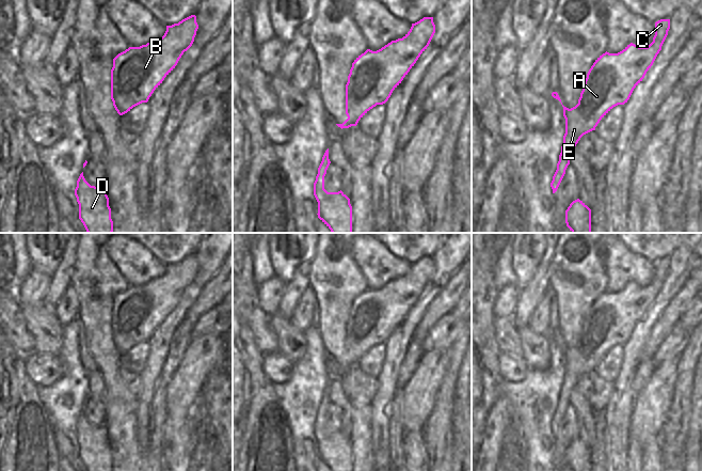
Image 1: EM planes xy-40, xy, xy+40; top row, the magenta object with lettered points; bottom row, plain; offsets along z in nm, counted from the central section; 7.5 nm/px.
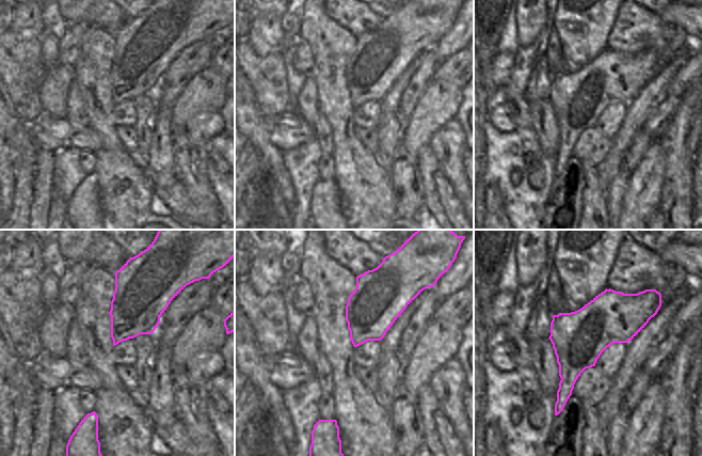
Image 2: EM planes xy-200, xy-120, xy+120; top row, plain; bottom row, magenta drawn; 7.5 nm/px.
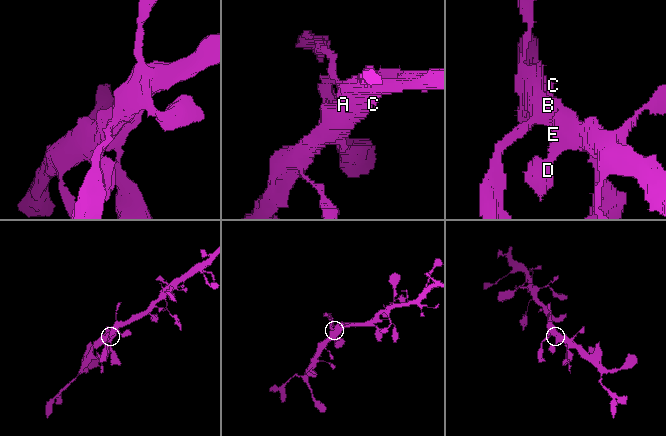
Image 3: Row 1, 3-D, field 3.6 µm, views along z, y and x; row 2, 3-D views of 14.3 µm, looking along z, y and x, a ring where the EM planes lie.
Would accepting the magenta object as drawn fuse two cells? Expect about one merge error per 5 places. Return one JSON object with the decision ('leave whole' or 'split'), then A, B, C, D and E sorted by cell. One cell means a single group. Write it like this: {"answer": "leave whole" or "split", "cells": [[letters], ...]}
{"answer": "leave whole", "cells": [["A", "B", "C", "D", "E"]]}

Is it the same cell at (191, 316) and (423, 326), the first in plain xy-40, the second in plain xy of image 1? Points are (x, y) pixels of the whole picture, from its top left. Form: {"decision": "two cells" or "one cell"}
{"decision": "one cell"}

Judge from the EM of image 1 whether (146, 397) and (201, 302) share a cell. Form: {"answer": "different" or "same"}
{"answer": "different"}

